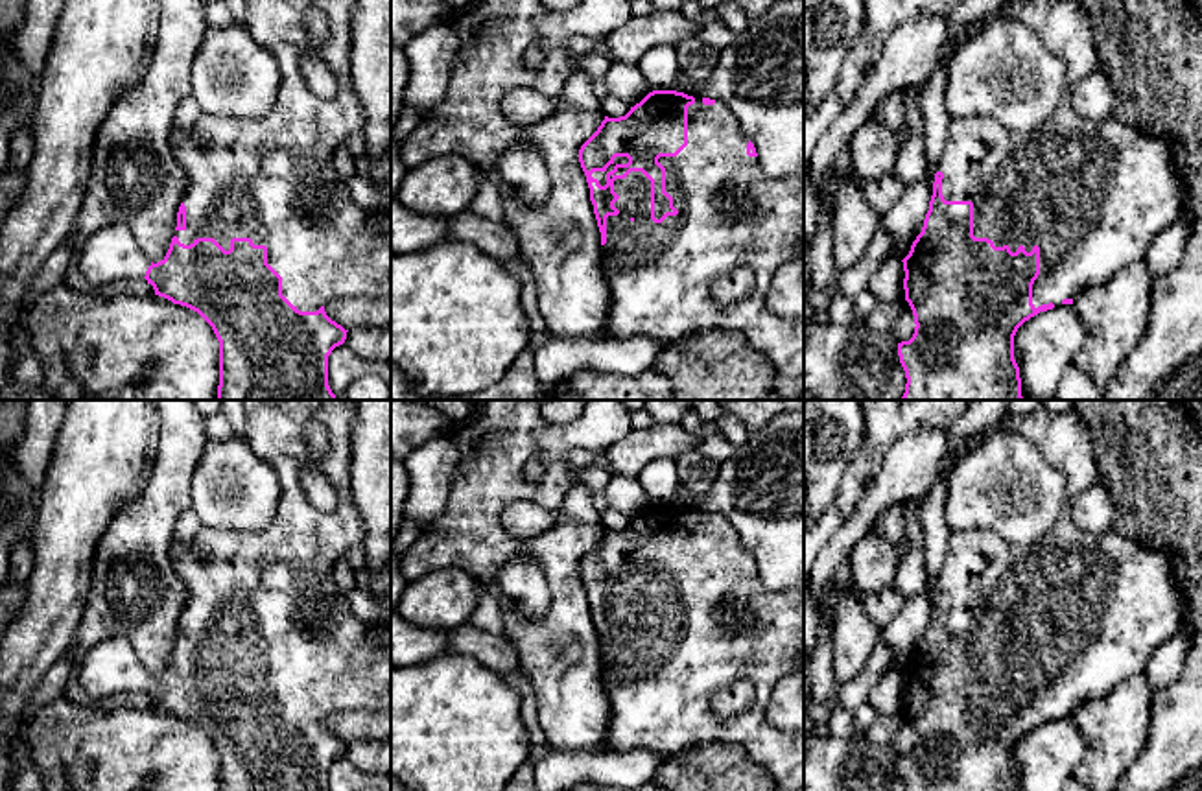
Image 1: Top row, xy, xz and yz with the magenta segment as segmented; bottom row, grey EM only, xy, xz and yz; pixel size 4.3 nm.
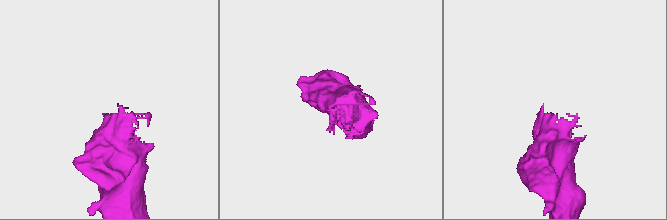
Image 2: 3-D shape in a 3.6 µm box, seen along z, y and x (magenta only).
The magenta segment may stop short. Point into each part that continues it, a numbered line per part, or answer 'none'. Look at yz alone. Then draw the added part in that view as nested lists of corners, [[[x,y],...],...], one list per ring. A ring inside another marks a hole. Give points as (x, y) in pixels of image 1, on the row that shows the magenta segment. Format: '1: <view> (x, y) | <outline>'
1: yz (1092, 194) | [[[1077,0],[1003,2],[1003,18],[1032,28],[1043,44],[1066,63],[1066,94],[1049,125],[1032,133],[1016,133],[986,116],[951,118],[949,135],[937,171],[944,173],[946,201],[973,203],[973,236],[988,238],[996,247],[1019,245],[1027,253],[1040,247],[1040,275],[1032,284],[1034,308],[1073,299],[1084,288],[1112,278],[1121,269],[1145,260],[1154,238],[1173,225],[1184,210],[1187,190],[1174,168],[1173,144],[1163,136],[1150,136],[1125,125],[1115,116],[1086,120],[1073,109],[1069,90],[1075,83],[1099,70],[1091,22]]]

